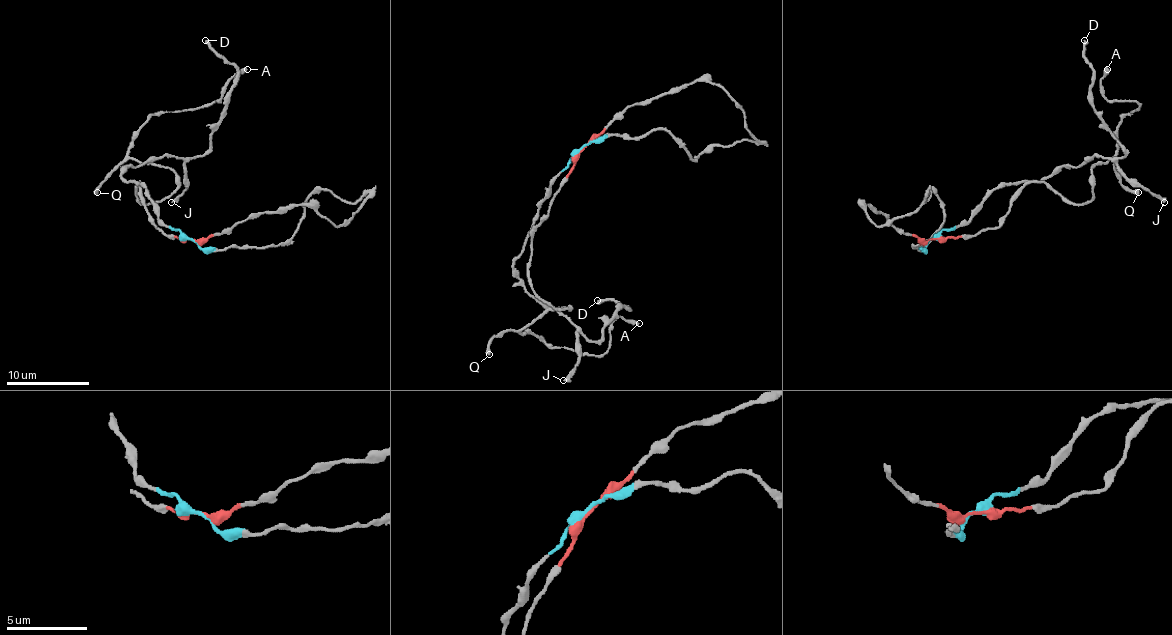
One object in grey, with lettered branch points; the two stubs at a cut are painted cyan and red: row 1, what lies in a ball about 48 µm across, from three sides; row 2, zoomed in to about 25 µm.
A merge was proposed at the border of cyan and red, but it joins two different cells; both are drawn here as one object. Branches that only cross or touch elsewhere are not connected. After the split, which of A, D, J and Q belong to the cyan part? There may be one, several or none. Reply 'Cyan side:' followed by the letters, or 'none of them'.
Cyan side: D, J

